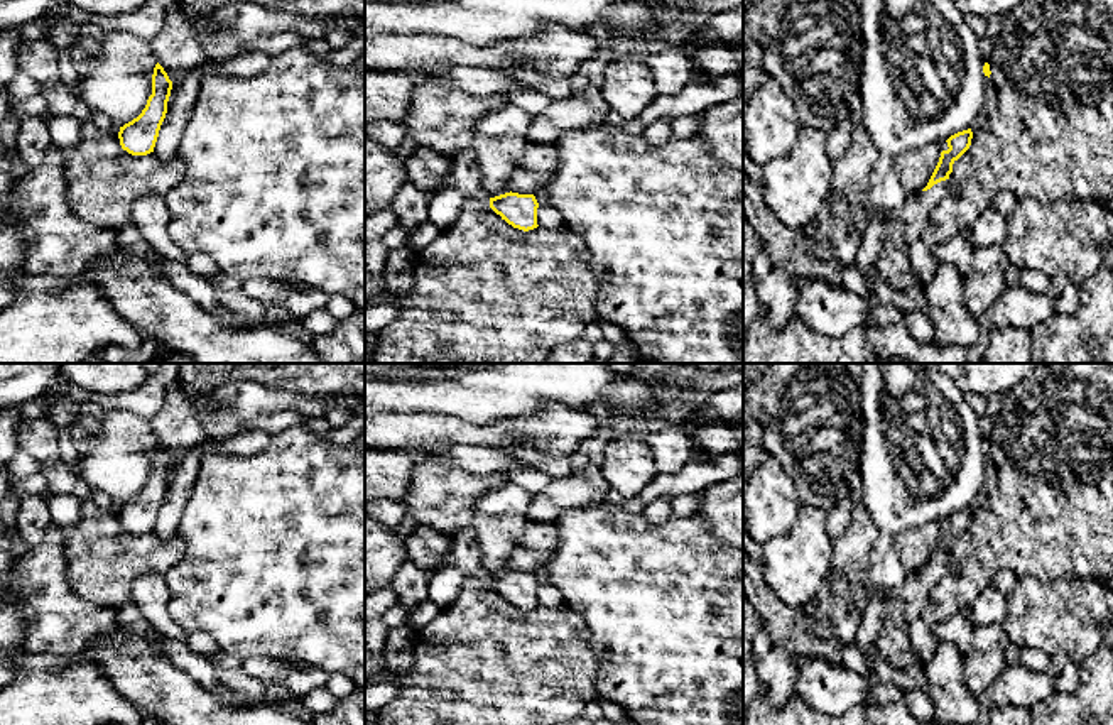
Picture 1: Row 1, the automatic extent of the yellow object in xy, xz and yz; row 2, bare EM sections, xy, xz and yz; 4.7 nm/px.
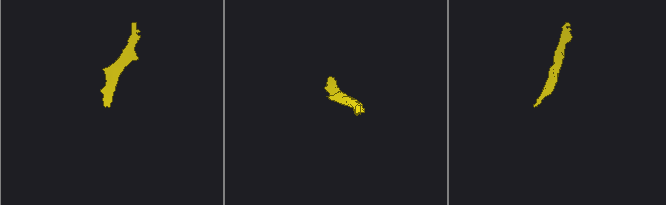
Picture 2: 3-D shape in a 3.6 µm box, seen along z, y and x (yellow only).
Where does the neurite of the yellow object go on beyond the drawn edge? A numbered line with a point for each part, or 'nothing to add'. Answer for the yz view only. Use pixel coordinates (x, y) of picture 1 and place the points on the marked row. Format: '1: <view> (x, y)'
1: yz (914, 213)

